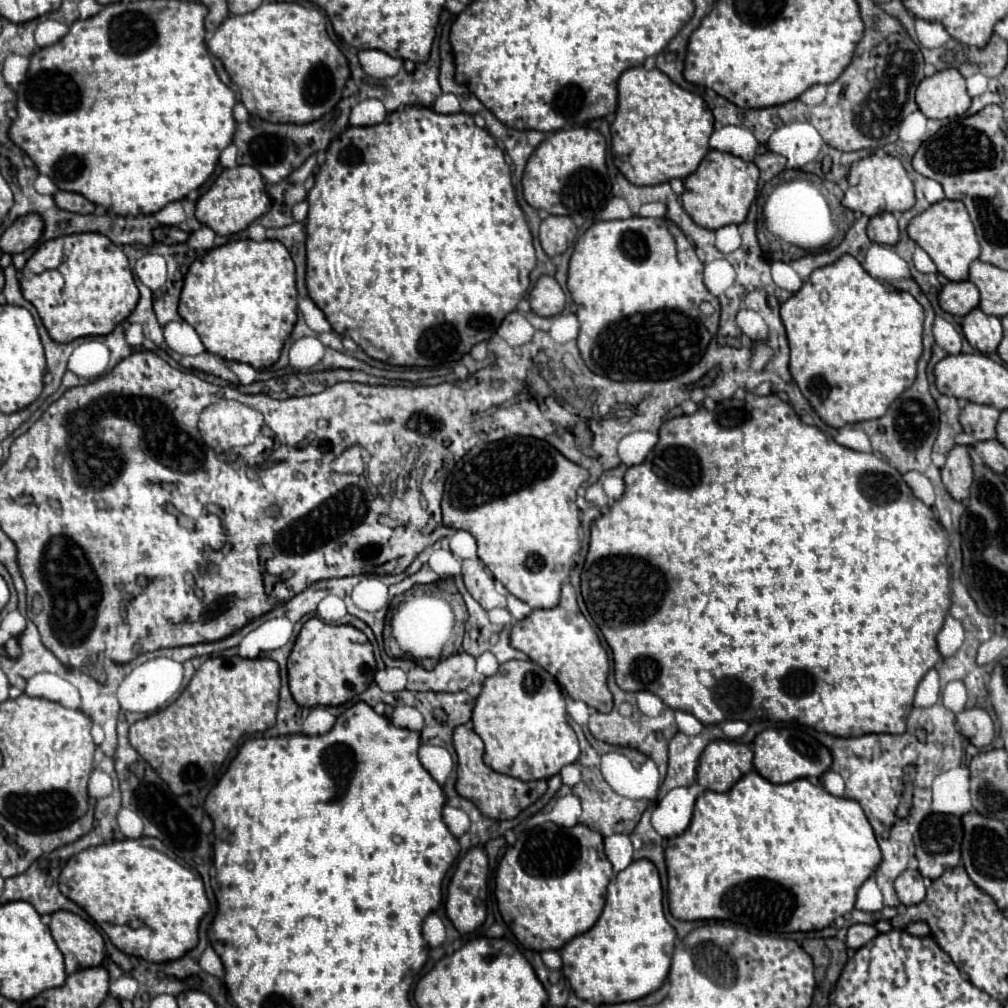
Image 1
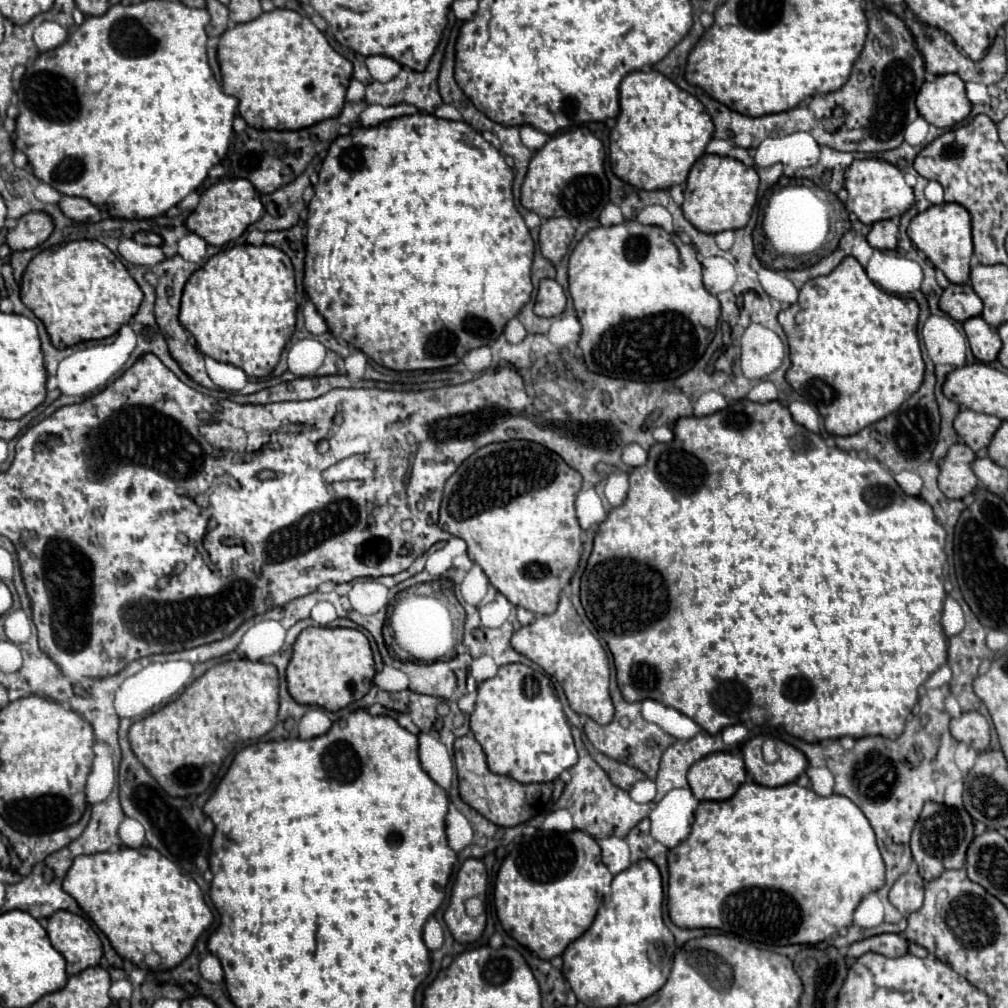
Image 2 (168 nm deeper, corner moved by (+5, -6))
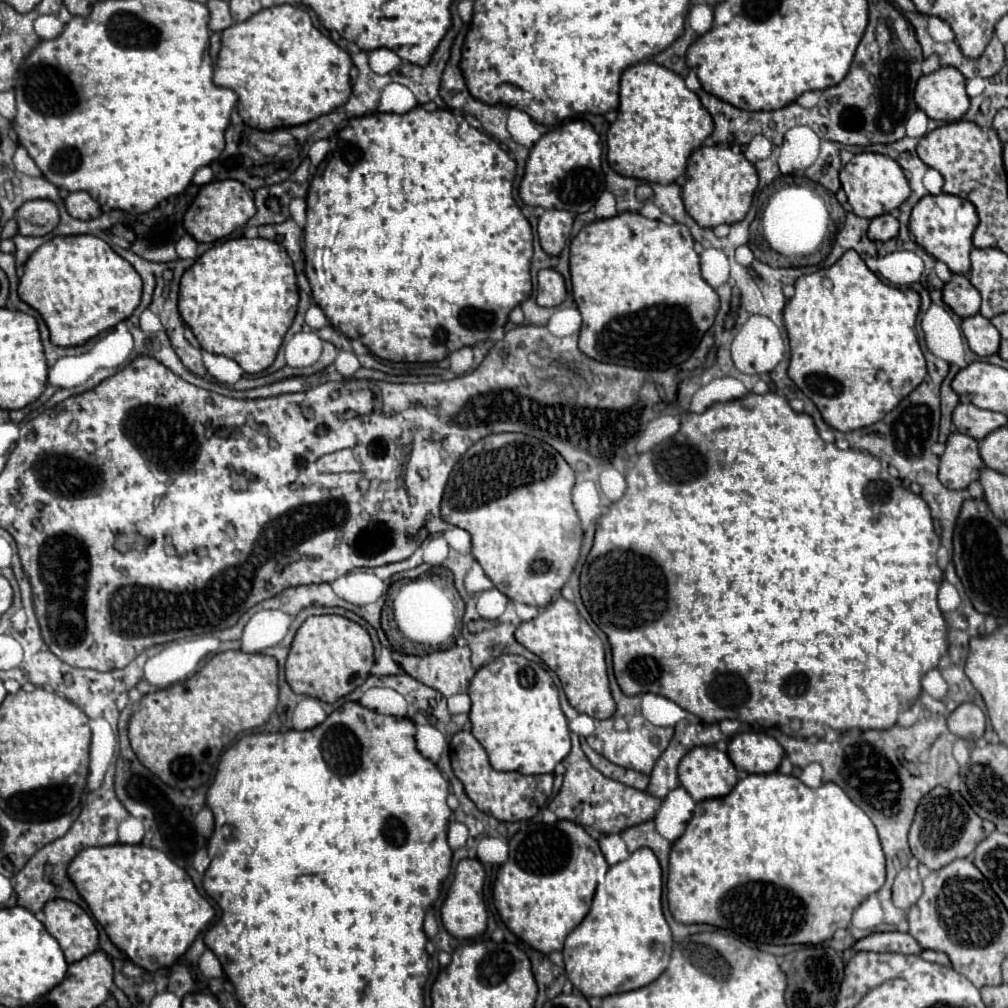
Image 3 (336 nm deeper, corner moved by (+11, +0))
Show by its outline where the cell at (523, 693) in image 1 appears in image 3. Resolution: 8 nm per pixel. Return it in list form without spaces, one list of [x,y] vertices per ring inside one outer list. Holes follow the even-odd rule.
[[[503,654],[493,662],[481,666],[469,686],[471,696],[471,734],[481,742],[489,754],[489,762],[495,770],[513,770],[519,774],[551,774],[553,768],[569,754],[571,738],[567,718],[559,706],[559,692],[553,678],[537,662],[523,656]]]

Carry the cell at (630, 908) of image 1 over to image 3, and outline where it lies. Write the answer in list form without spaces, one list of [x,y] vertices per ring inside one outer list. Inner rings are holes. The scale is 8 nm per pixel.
[[[641,848],[609,868],[585,920],[565,940],[563,960],[573,988],[587,998],[605,998],[643,988],[667,968],[673,940],[663,918],[661,892],[661,868],[649,848]]]

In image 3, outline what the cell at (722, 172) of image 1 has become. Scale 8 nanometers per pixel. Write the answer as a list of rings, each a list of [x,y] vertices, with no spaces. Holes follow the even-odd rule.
[[[721,146],[697,148],[687,164],[683,184],[683,204],[687,214],[703,228],[715,228],[719,224],[741,222],[753,202],[757,188],[755,166],[743,156]]]

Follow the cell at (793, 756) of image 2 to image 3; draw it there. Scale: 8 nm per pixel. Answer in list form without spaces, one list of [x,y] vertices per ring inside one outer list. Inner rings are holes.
[[[739,732],[729,740],[727,754],[737,770],[749,774],[769,774],[779,770],[785,758],[783,746],[765,732]]]

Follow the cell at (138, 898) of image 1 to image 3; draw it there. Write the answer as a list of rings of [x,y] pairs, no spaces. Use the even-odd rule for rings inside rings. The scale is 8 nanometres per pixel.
[[[143,844],[85,848],[67,870],[109,940],[145,970],[171,966],[213,920],[213,906],[197,892],[189,874],[161,850]]]

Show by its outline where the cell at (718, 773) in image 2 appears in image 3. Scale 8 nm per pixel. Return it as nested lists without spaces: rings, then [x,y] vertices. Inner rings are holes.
[[[699,746],[689,750],[681,760],[679,780],[691,798],[701,802],[729,794],[737,782],[737,770],[727,752],[713,746]]]

